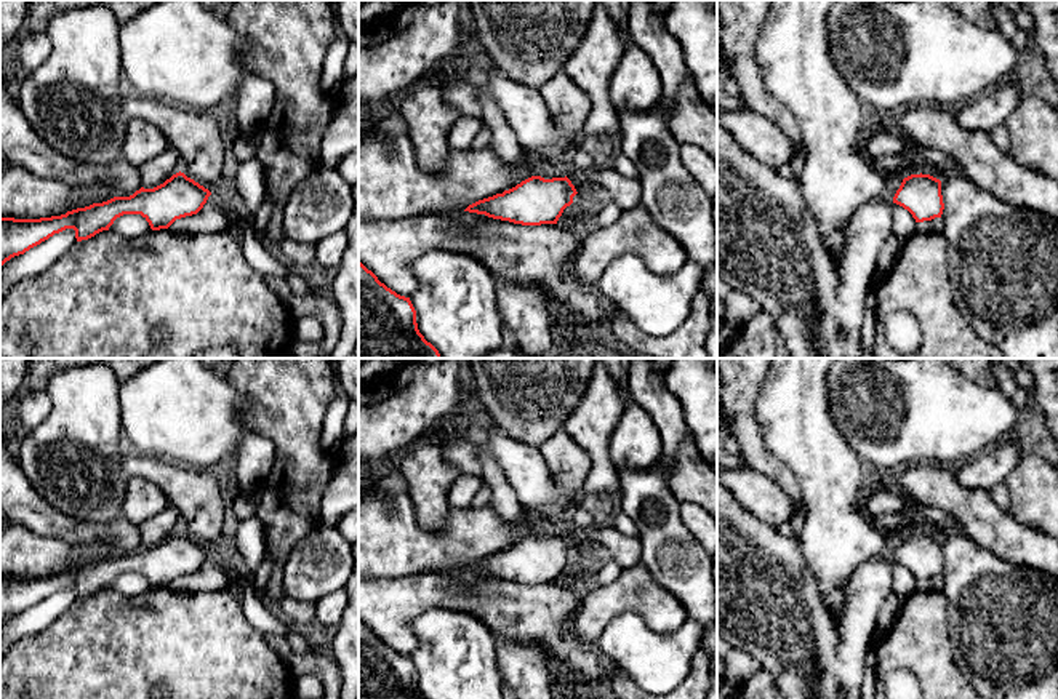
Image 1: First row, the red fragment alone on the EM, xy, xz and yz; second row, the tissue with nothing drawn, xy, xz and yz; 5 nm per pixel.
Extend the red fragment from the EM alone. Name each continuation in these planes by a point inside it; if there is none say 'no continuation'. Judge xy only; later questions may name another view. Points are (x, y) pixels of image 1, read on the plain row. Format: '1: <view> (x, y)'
no continuation

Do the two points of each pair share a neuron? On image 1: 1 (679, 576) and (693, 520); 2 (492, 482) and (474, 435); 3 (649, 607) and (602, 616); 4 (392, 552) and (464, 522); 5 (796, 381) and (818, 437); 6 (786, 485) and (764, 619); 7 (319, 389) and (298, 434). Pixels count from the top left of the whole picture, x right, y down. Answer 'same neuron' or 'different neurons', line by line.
1: different neurons
2: same neuron
3: same neuron
4: same neuron
5: same neuron
6: different neurons
7: same neuron

